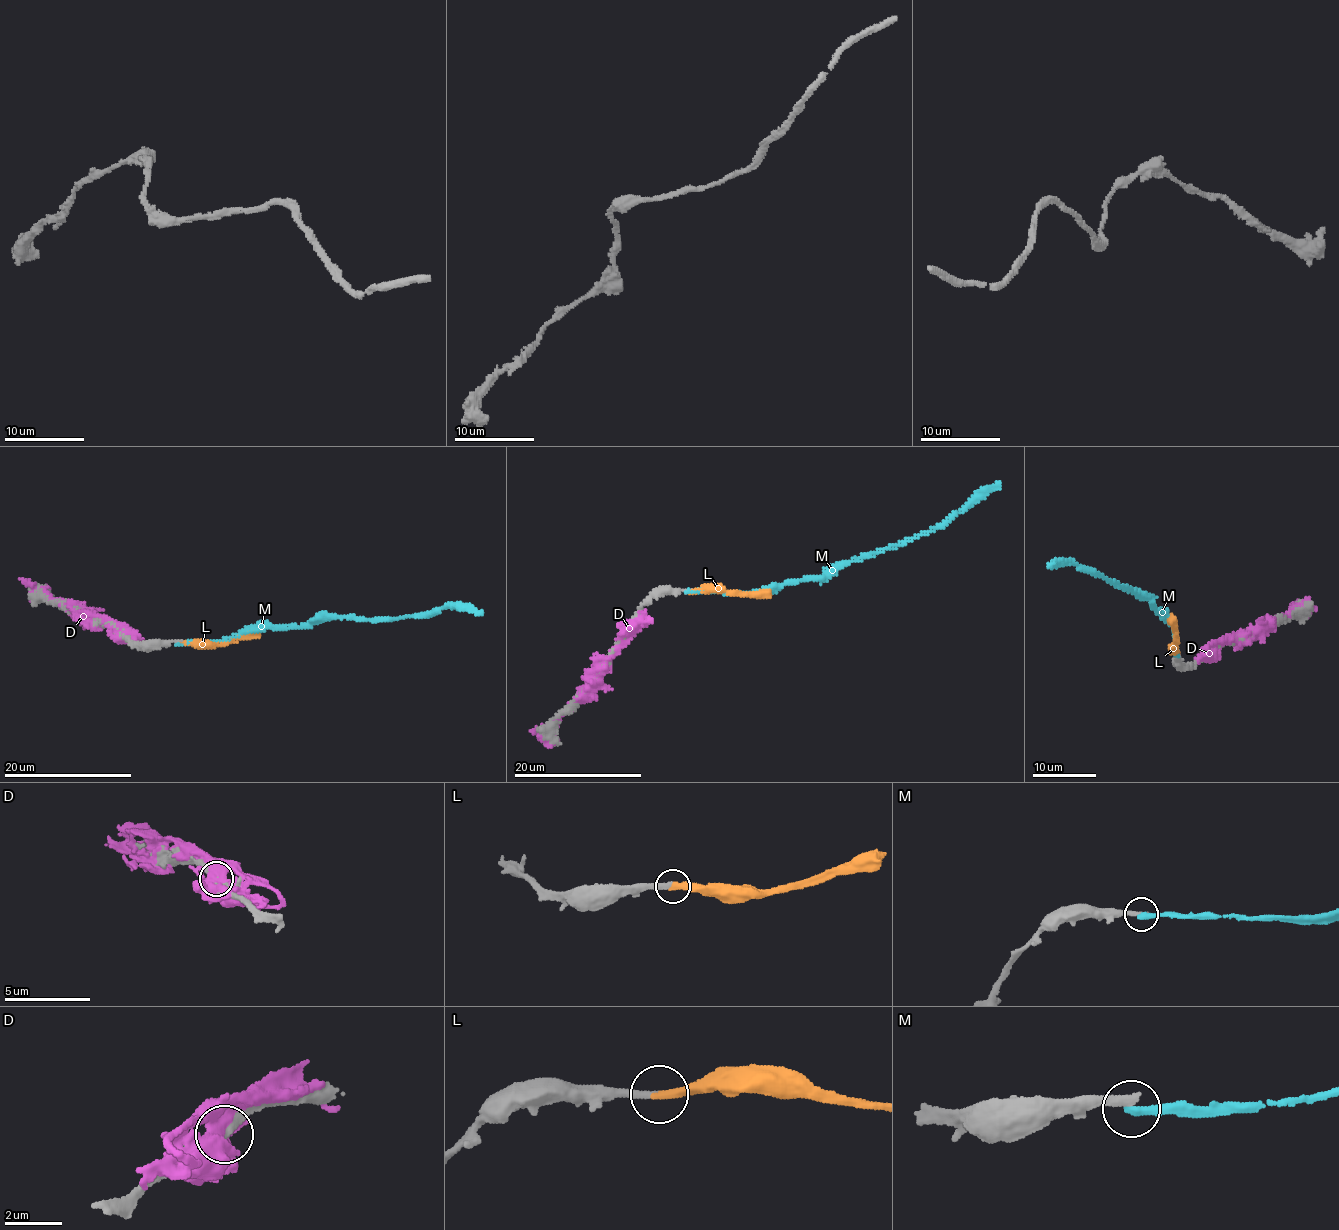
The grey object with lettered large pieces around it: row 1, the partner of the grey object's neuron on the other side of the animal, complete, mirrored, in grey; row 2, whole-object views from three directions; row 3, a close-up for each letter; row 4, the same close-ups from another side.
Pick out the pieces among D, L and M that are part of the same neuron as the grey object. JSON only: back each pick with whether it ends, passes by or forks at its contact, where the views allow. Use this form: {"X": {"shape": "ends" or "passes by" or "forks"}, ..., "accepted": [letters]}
{"L": {"shape": "ends"}, "accepted": ["L"]}

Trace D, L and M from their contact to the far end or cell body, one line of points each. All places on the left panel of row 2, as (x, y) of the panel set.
D: (117, 631), (100, 616), (88, 620), (39, 590), (33, 594), (43, 598), (46, 596)
L: (181, 642), (219, 643), (251, 636), (259, 628)
M: (178, 644), (231, 640), (256, 629), (315, 624), (336, 617), (377, 620), (427, 615), (455, 606), (483, 612)

